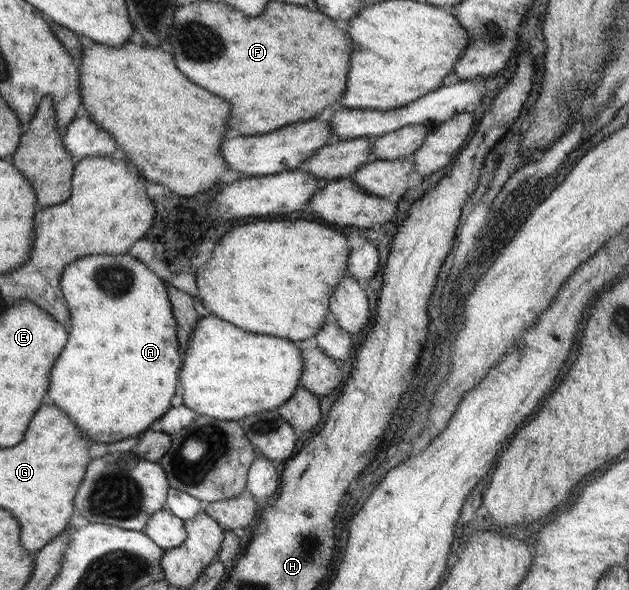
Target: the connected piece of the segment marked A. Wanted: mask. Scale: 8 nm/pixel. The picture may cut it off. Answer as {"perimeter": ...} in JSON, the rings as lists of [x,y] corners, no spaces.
{"perimeter":[[[127,252],[119,255],[95,254],[83,256],[83,258],[73,261],[65,267],[59,286],[65,300],[67,300],[67,304],[69,304],[71,326],[65,326],[69,342],[63,348],[63,352],[59,354],[57,362],[53,364],[51,380],[49,380],[49,394],[47,396],[51,398],[51,402],[55,406],[59,406],[63,412],[67,412],[67,416],[73,420],[73,424],[77,424],[77,428],[81,432],[85,432],[95,442],[107,442],[109,444],[109,442],[117,442],[139,436],[141,432],[145,432],[155,420],[159,420],[171,408],[171,398],[177,392],[177,378],[179,378],[181,356],[179,356],[179,346],[177,346],[177,324],[169,300],[169,294],[167,294],[166,282],[157,276],[145,262],[137,260],[135,256],[131,256]]]}

